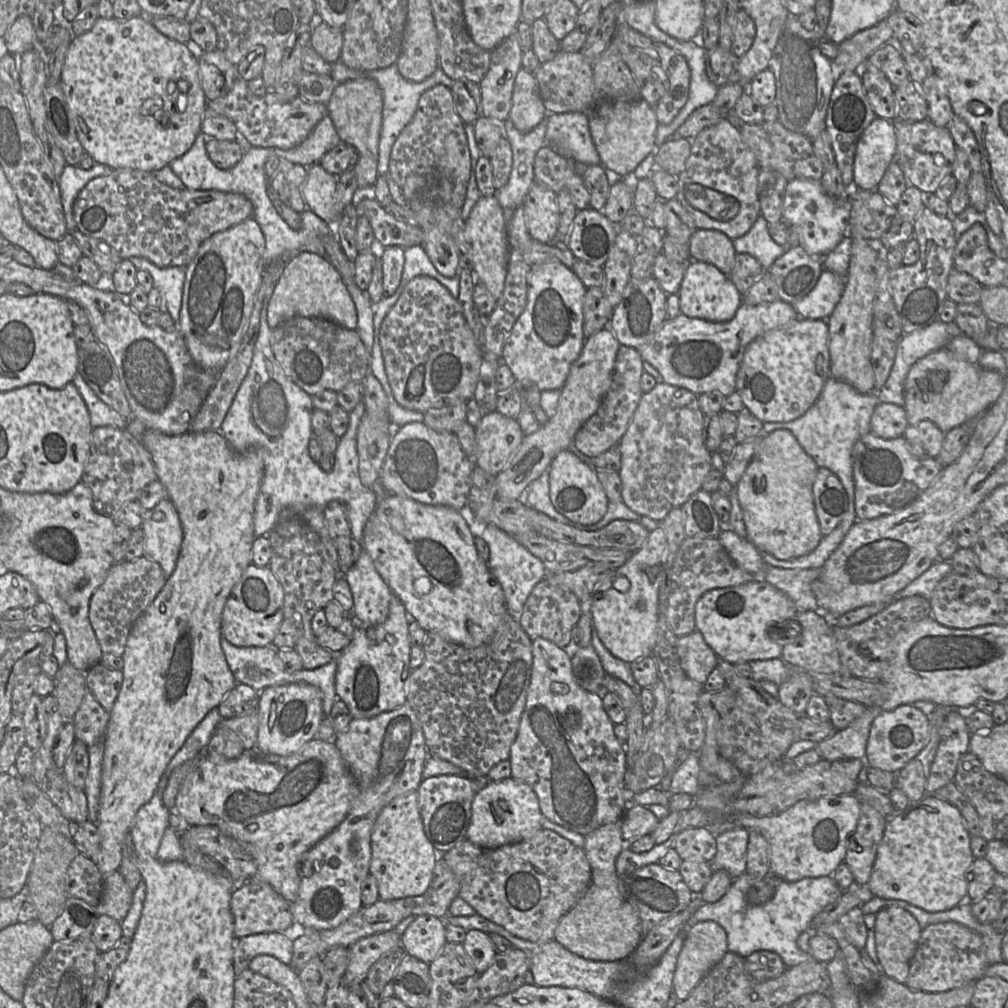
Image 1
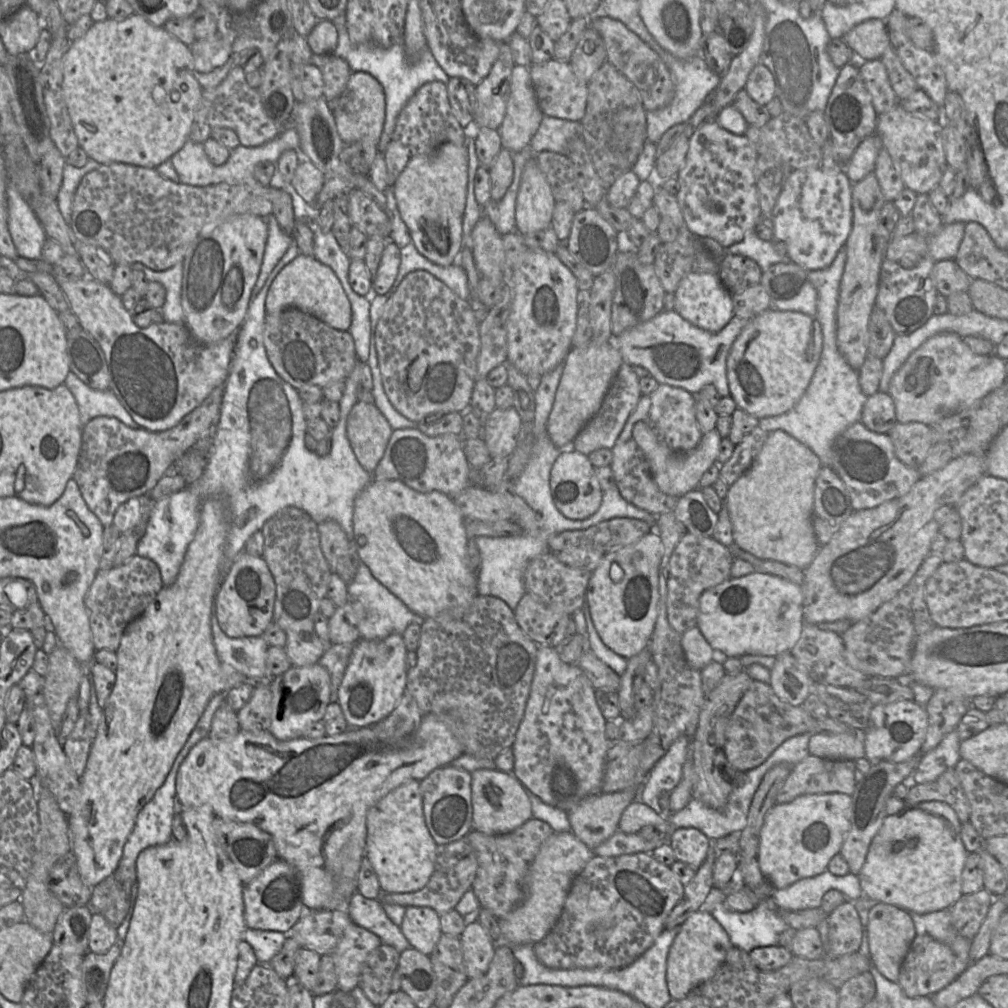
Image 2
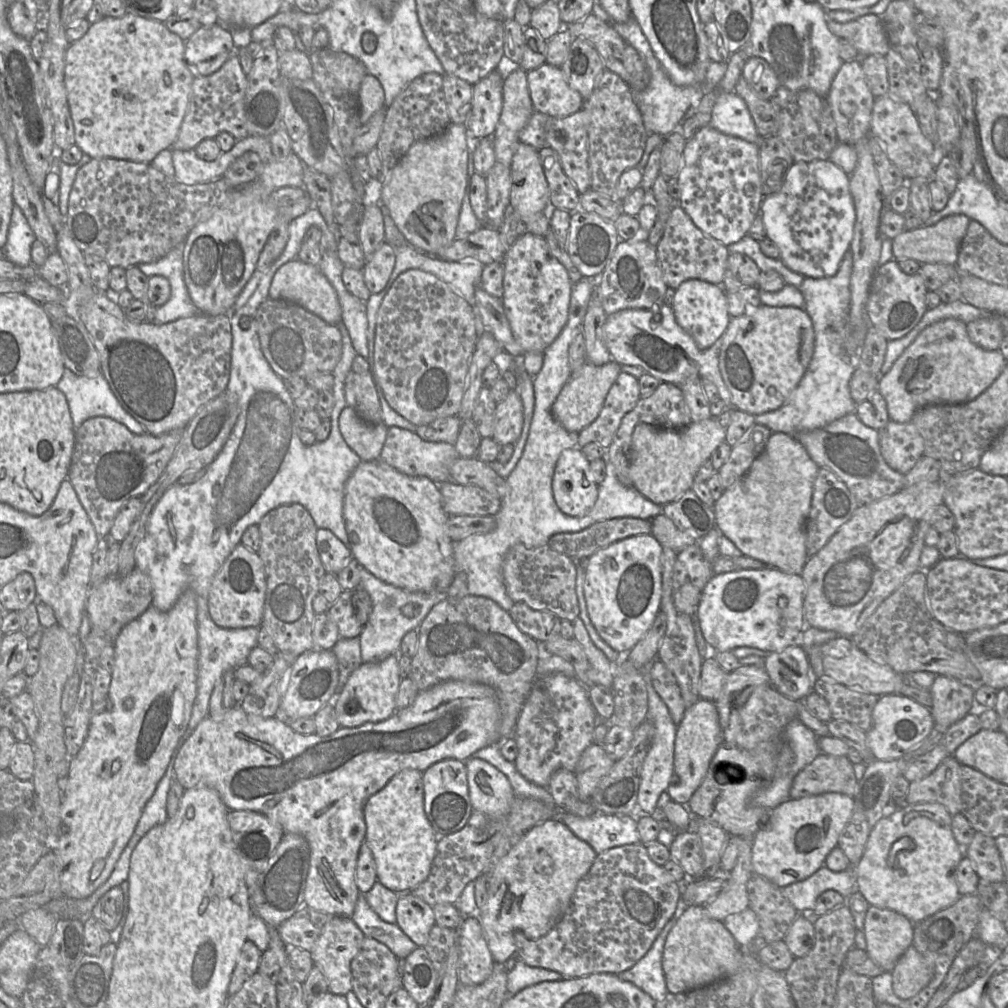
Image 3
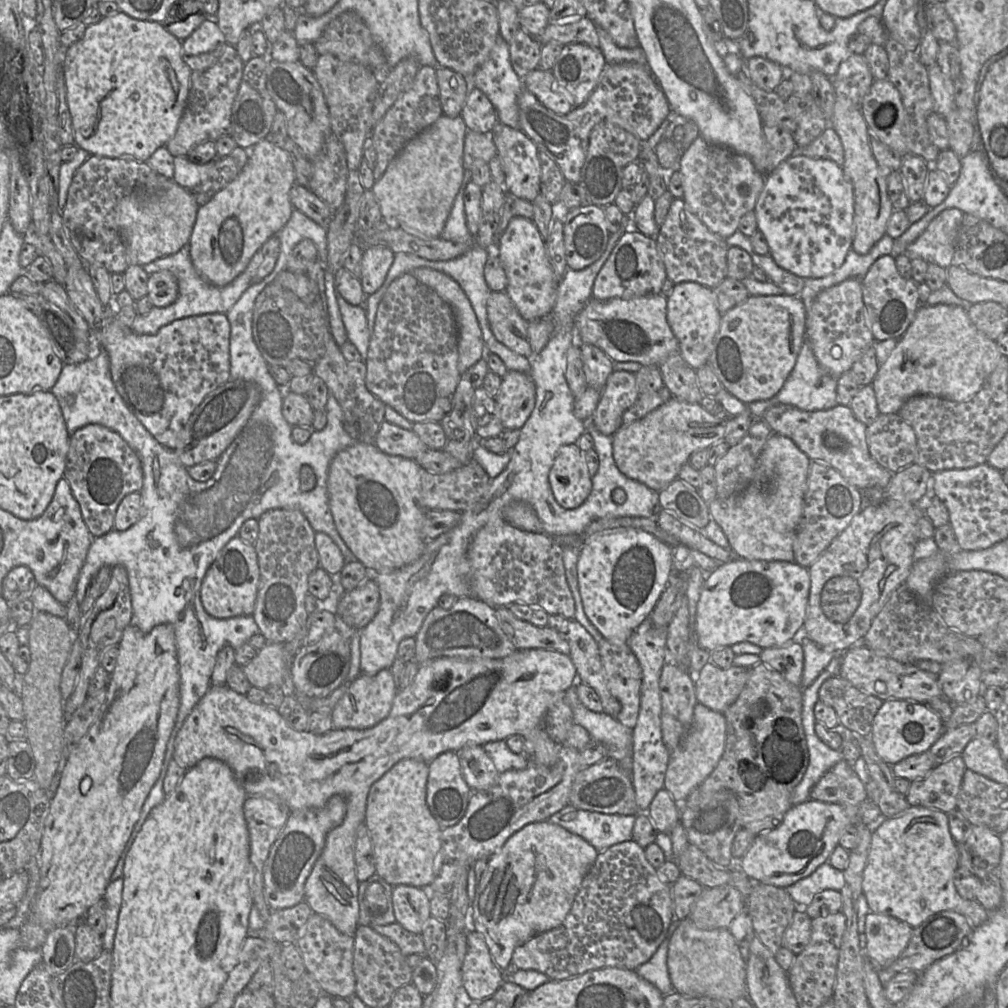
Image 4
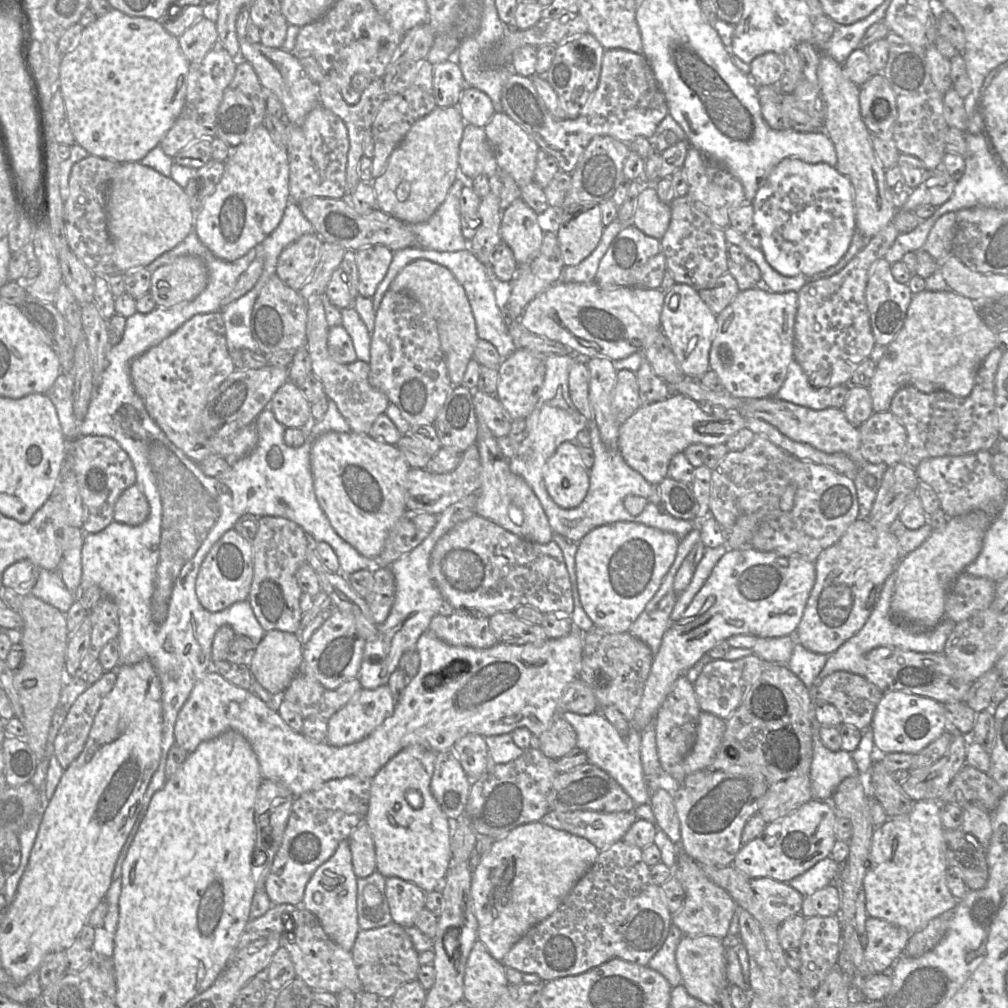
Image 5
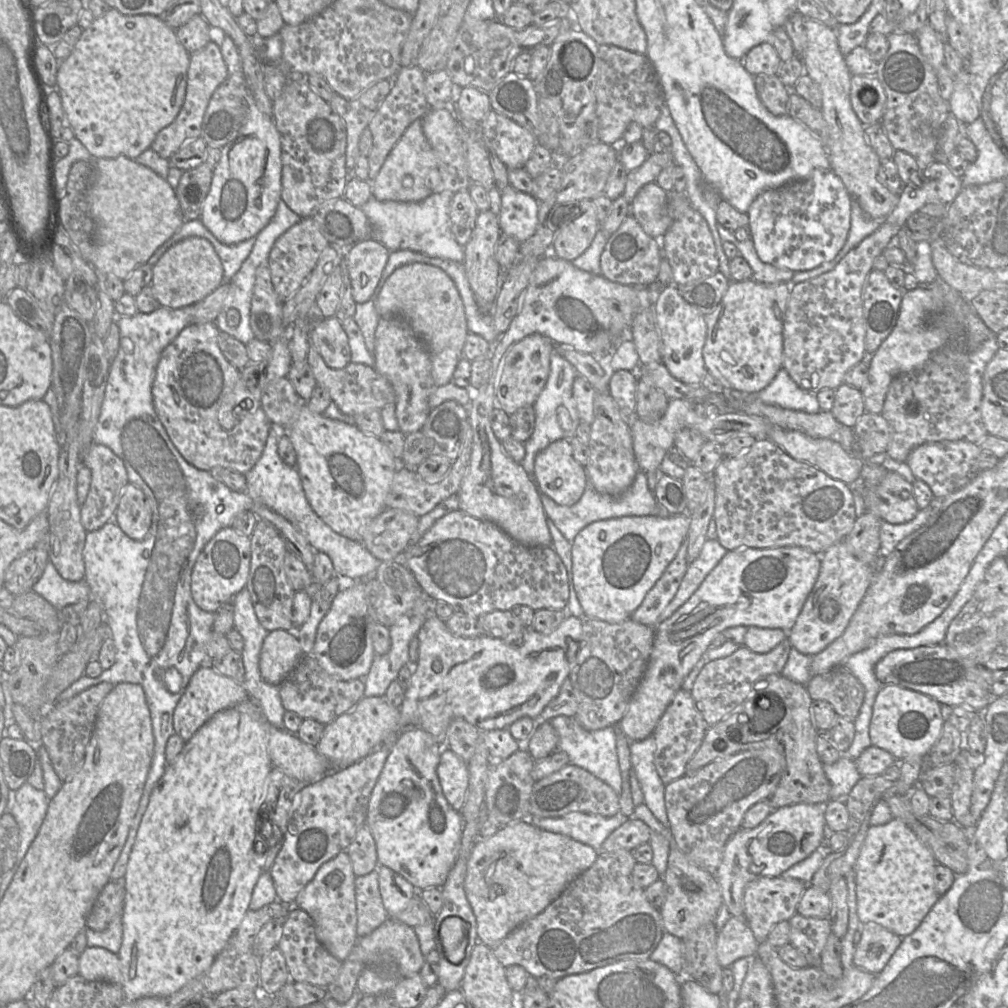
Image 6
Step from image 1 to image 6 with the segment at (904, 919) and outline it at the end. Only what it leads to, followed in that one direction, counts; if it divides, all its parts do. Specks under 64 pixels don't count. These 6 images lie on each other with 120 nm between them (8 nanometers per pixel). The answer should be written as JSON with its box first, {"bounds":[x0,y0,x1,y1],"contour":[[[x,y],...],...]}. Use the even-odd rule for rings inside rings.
{"bounds":[853,922,901,975],"contour":[[[875,922],[863,924],[861,940],[853,957],[854,966],[874,975],[879,974],[901,941],[900,936]]]}

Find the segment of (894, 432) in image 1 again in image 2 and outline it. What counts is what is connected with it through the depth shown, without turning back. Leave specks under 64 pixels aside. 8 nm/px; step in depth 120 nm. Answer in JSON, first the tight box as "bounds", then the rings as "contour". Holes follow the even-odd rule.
{"bounds":[861,393,897,434],"contour":[[[888,393],[868,396],[862,408],[861,423],[869,430],[886,434],[897,423],[895,404]]]}

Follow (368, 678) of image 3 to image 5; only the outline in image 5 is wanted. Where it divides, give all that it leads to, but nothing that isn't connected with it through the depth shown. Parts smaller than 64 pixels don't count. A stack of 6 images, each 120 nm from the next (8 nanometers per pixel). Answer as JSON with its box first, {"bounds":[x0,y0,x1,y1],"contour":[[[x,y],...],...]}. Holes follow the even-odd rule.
{"bounds":[326,685,394,747],"contour":[[[388,685],[373,690],[361,688],[328,720],[326,742],[335,747],[359,742],[389,718],[394,708]]]}

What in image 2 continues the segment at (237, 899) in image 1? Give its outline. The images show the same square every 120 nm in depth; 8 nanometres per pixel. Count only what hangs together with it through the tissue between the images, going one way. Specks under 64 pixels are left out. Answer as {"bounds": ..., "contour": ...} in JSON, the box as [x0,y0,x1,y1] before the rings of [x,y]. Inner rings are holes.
{"bounds":[243,859,304,932],"contour":[[[275,859],[243,887],[244,919],[247,928],[287,932],[300,918],[304,906],[298,870],[283,859]]]}

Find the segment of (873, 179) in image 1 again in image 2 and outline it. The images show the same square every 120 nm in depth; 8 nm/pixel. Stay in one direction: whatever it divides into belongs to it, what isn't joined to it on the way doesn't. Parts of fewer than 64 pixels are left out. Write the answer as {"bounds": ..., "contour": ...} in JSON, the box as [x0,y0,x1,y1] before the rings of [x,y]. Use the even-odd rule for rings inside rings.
{"bounds":[844,133,882,183],"contour":[[[876,133],[865,138],[856,148],[844,170],[852,183],[859,182],[869,173],[874,172],[875,162],[882,142]]]}

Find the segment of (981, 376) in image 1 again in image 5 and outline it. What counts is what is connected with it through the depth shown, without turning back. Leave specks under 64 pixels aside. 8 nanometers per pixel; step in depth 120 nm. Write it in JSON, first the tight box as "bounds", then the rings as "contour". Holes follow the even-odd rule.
{"bounds":[868,289,997,412],"contour":[[[925,289],[913,294],[904,324],[894,340],[885,347],[885,353],[877,363],[868,386],[874,412],[890,411],[894,395],[904,386],[913,386],[923,393],[942,390],[958,397],[969,396],[979,367],[995,347],[997,347],[997,333],[982,320],[973,300],[951,290]]]}

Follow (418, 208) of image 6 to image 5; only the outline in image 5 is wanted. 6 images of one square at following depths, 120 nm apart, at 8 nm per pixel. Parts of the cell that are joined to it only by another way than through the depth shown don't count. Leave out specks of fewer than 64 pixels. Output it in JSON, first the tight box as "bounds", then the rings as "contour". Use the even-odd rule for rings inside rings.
{"bounds":[408,177,469,252],"contour":[[[459,177],[451,186],[444,202],[427,221],[408,225],[417,238],[418,246],[439,252],[457,252],[469,248],[469,241],[463,237],[460,224],[460,196],[463,187],[469,182]]]}

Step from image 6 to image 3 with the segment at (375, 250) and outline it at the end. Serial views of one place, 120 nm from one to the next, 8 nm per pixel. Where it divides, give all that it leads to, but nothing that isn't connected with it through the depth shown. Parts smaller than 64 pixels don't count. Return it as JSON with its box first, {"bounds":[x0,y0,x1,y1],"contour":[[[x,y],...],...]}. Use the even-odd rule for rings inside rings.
{"bounds":[363,242,396,294],"contour":[[[384,242],[363,268],[364,282],[371,294],[378,294],[388,283],[396,262],[395,249]]]}

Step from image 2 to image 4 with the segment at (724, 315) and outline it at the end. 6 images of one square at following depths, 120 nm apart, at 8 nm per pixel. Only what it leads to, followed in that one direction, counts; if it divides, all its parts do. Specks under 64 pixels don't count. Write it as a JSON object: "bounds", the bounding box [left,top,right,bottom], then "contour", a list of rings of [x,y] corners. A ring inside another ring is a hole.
{"bounds":[667,282,721,370],"contour":[[[696,282],[675,284],[667,298],[667,322],[679,343],[682,359],[694,370],[707,364],[713,342],[720,328],[721,312],[713,289]]]}

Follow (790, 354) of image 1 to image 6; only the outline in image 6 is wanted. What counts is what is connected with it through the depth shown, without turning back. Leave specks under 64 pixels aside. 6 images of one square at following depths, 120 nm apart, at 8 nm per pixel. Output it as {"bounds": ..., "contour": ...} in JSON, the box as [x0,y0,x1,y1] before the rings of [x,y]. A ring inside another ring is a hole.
{"bounds":[702,281,789,393],"contour":[[[731,281],[716,309],[705,315],[707,336],[702,351],[705,367],[725,389],[757,393],[782,368],[783,325],[789,296],[789,283]]]}

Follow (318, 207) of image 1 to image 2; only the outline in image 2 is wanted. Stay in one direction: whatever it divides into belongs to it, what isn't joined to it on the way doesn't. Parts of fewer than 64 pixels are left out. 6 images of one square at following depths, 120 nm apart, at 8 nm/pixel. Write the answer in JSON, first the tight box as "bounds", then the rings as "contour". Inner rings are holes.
{"bounds":[291,159,325,204],"contour":[[[301,159],[291,186],[307,204],[313,204],[325,182],[324,174],[308,159]]]}

